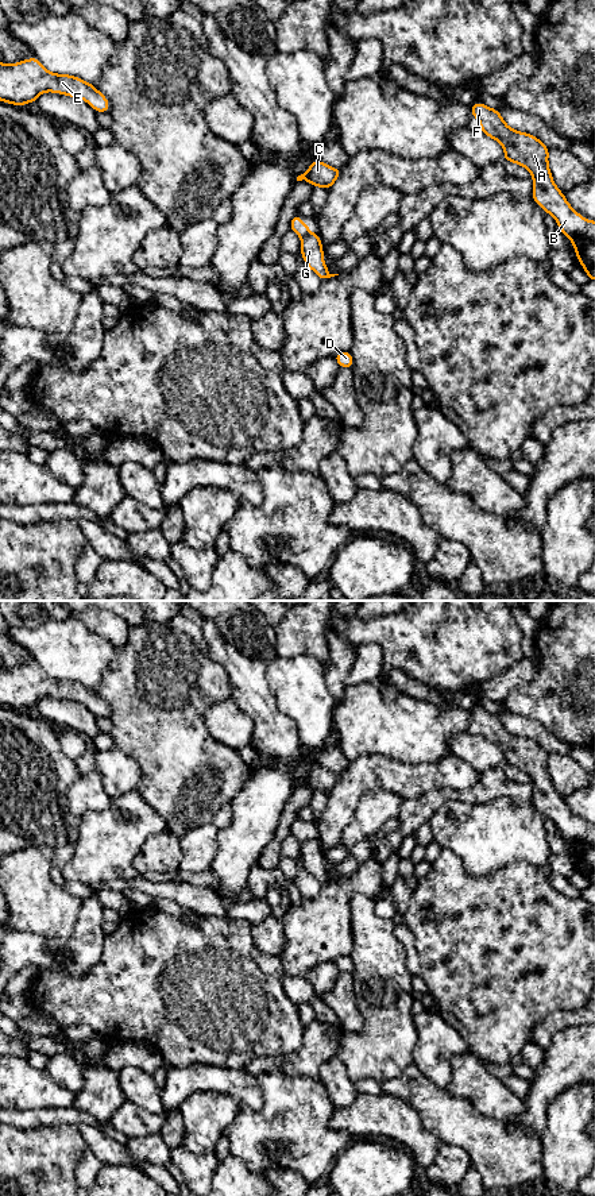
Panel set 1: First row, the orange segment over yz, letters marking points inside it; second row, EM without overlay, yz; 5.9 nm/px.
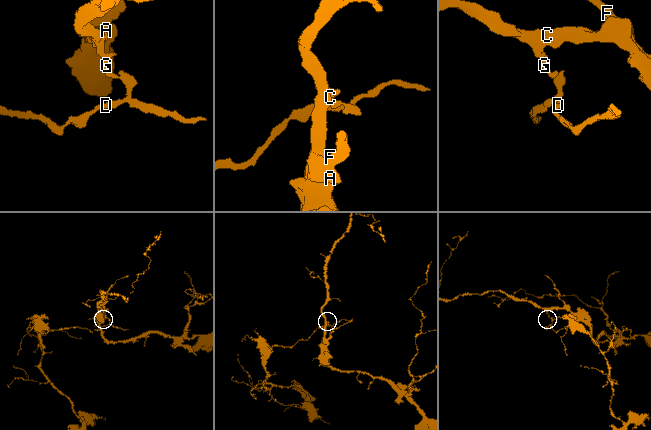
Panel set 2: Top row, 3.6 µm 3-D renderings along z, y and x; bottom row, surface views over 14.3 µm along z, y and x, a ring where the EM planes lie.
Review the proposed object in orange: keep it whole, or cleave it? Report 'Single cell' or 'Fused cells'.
Fused cells

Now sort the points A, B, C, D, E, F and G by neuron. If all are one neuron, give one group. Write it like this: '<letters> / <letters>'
A B C E F / D G

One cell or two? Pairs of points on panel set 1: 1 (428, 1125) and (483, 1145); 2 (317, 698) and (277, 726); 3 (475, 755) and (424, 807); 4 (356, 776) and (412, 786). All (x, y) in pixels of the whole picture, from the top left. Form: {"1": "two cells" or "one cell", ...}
{"1": "one cell", "2": "two cells", "3": "two cells", "4": "one cell"}

